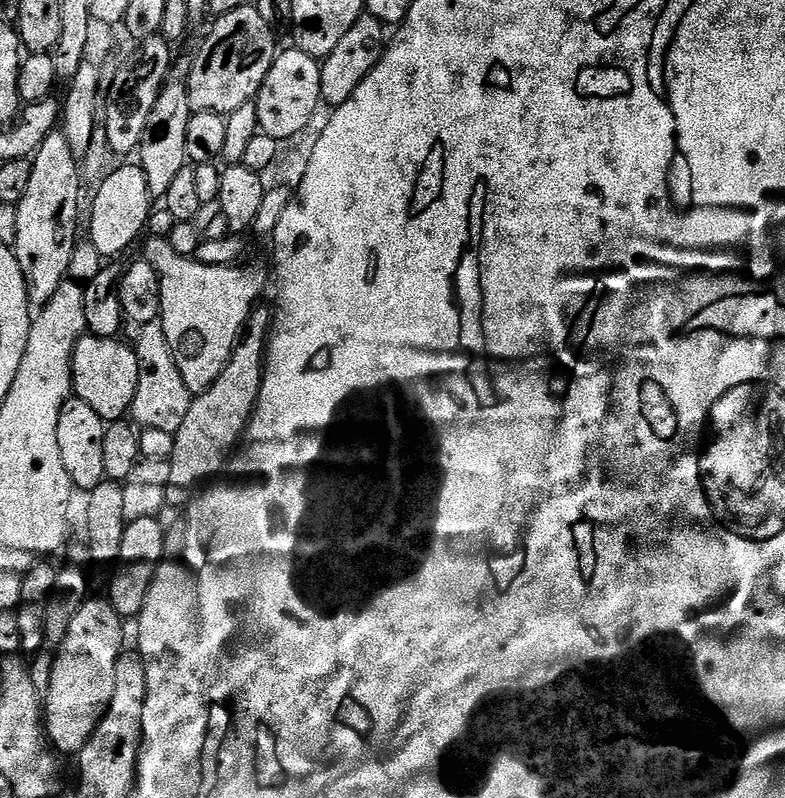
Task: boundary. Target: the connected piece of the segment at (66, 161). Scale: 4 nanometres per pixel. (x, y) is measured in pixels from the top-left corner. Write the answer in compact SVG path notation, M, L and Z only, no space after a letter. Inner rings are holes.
M60 130L46 137L36 155L31 157L31 162L26 198L16 205L18 238L14 251L26 282L29 305L43 306L50 302L50 298L54 298L58 286L68 279L70 258L78 243L76 223L80 220L82 205L82 177L78 158L70 150L70 144Z

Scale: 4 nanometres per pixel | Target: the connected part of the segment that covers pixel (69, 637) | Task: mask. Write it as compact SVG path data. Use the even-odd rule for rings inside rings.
M89 598L74 614L64 641L55 649L48 692L42 696L46 739L57 753L79 753L91 738L114 694L114 662L120 657L122 618L107 599Z

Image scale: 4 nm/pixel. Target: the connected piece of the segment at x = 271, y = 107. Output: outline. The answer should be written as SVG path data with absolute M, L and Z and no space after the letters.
M295 46L277 51L274 62L262 82L254 101L261 133L279 142L292 142L305 129L313 116L313 109L320 103L322 90L321 61L315 56L298 50Z

